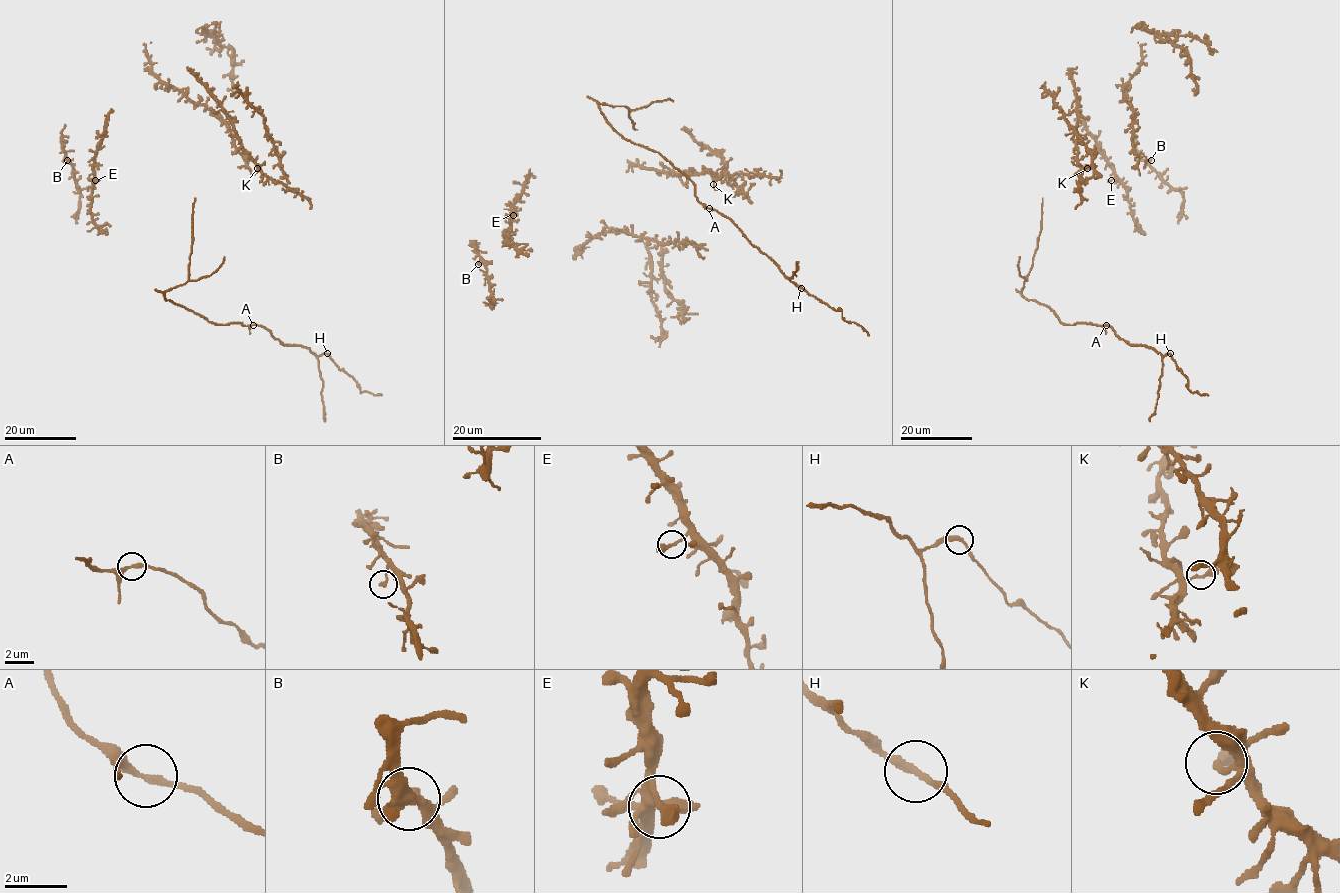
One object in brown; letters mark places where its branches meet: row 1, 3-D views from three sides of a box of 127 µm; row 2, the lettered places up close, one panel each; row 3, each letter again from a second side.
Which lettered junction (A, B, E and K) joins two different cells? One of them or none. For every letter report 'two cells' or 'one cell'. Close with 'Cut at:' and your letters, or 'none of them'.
A: one cell
B: one cell
E: one cell
K: one cell
Cut at: none of them

